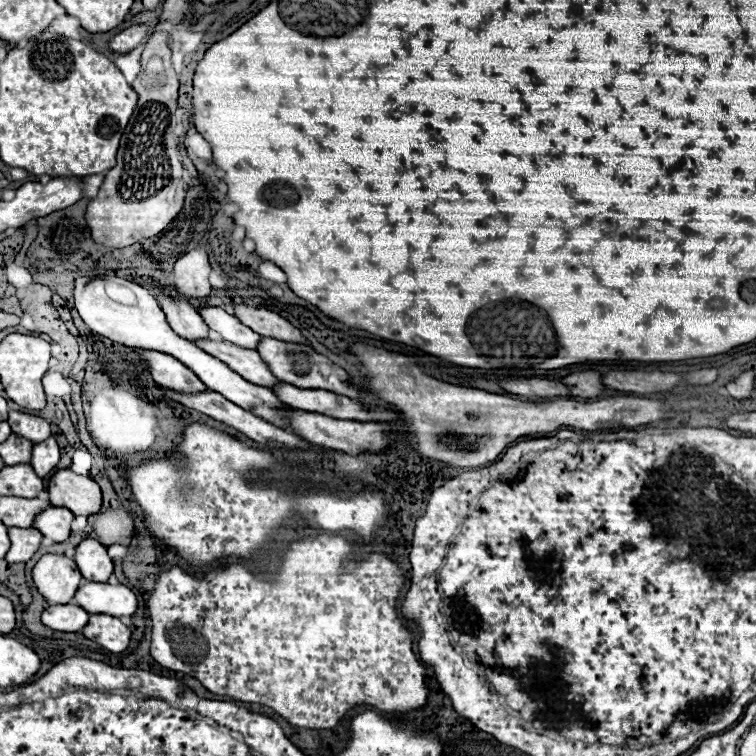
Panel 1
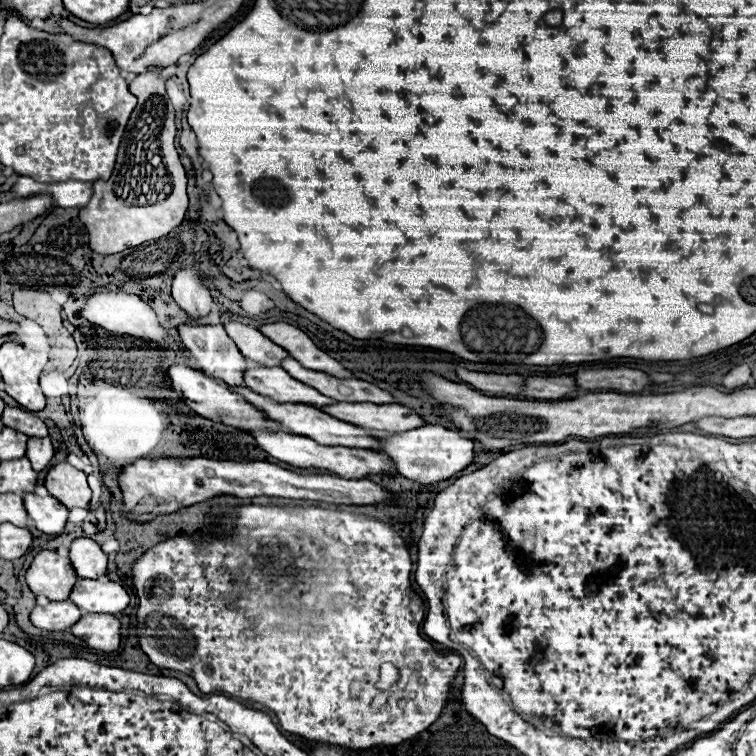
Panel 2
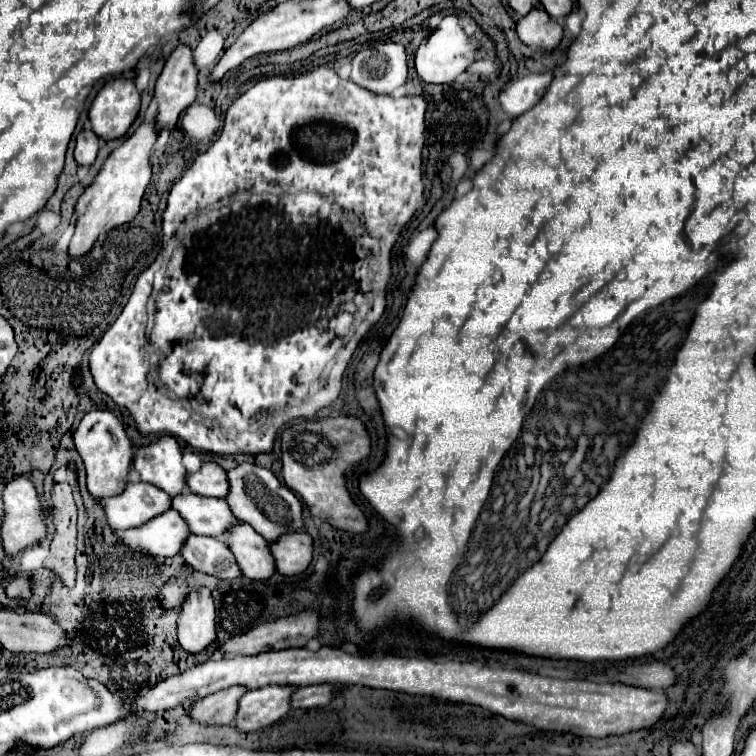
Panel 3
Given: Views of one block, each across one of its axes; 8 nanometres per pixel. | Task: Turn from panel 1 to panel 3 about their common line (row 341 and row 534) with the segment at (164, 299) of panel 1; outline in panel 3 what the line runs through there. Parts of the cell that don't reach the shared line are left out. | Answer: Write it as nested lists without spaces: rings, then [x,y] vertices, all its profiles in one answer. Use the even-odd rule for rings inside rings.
[[[190,534],[180,554],[194,570],[216,576],[220,580],[234,580],[240,576],[240,568],[236,566],[228,546],[212,536]]]

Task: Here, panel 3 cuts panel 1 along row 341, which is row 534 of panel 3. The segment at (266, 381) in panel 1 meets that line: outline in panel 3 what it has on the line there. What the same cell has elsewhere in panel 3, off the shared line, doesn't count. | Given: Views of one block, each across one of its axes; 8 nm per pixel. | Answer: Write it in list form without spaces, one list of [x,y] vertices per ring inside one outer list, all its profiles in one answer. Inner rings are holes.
[[[192,492],[172,496],[172,508],[180,512],[190,532],[200,536],[220,536],[228,526],[238,522],[224,500],[196,496]]]

